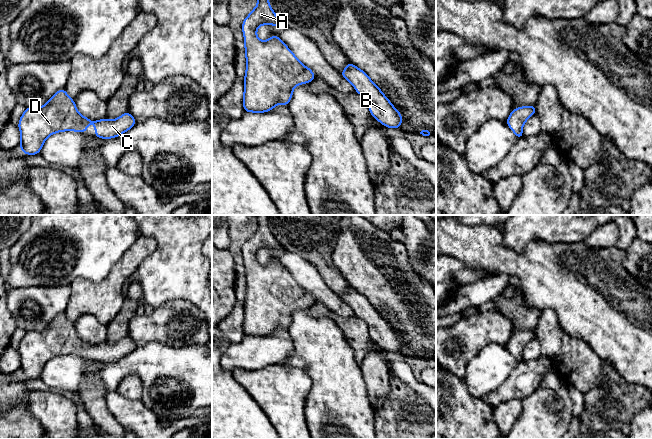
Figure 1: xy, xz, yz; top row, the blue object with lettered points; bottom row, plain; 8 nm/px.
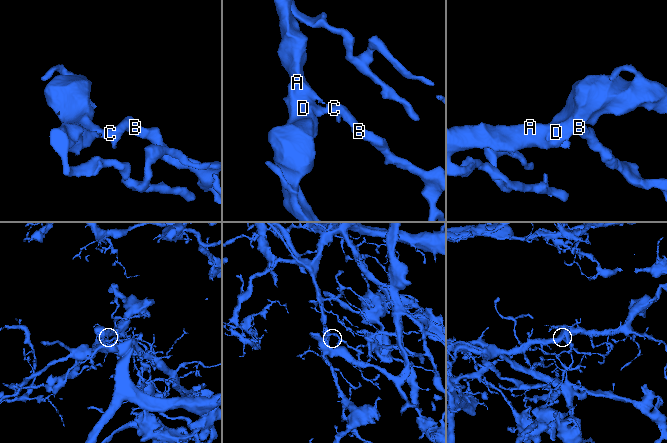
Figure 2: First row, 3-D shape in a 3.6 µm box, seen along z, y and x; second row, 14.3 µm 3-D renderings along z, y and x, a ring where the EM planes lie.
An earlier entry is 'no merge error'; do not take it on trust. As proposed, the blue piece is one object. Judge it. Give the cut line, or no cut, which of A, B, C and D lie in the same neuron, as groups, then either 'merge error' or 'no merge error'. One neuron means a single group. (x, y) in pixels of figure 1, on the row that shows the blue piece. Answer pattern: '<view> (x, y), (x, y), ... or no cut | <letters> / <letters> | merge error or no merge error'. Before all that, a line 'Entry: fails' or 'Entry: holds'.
Entry: holds
no cut | A B C D | no merge error

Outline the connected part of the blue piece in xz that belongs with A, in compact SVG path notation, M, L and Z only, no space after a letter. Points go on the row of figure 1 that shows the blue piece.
M258 0L258 4L242 24L246 54L243 109L246 112L264 113L274 109L277 104L288 106L293 89L315 79L313 71L304 66L276 34L267 41L258 39L256 30L265 24L279 26L282 22L272 10L269 0Z

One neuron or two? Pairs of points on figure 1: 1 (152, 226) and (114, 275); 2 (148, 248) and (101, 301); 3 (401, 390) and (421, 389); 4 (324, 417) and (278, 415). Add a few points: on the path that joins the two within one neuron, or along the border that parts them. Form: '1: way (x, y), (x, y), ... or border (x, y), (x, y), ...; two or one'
1: border (140, 233), (156, 242), (156, 248), (143, 259); two
2: way (134, 258), (118, 274), (111, 287); one
3: border (395, 376), (404, 381), (425, 401); two
4: border (309, 393), (305, 405), (307, 428); two

